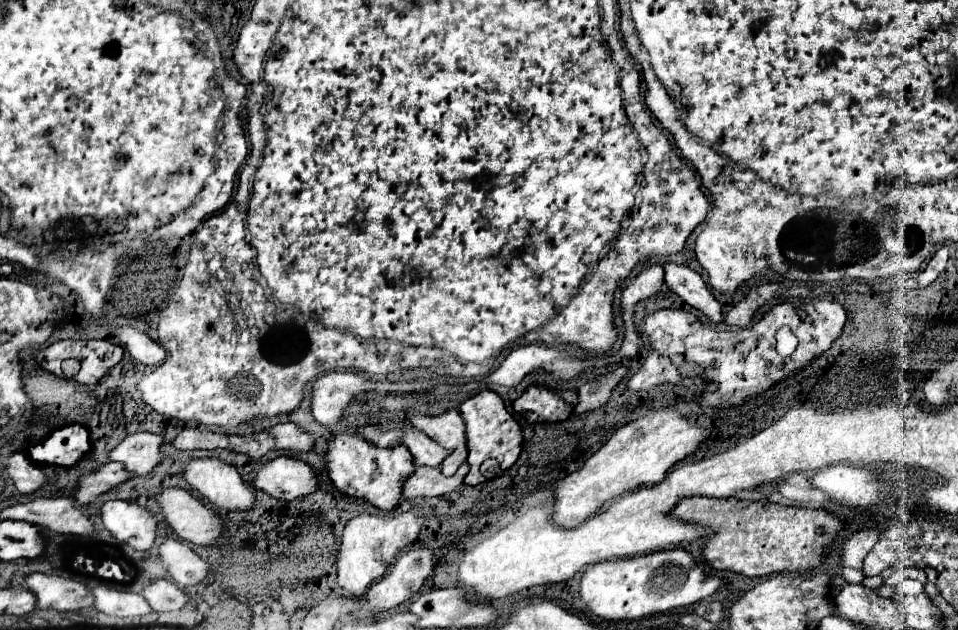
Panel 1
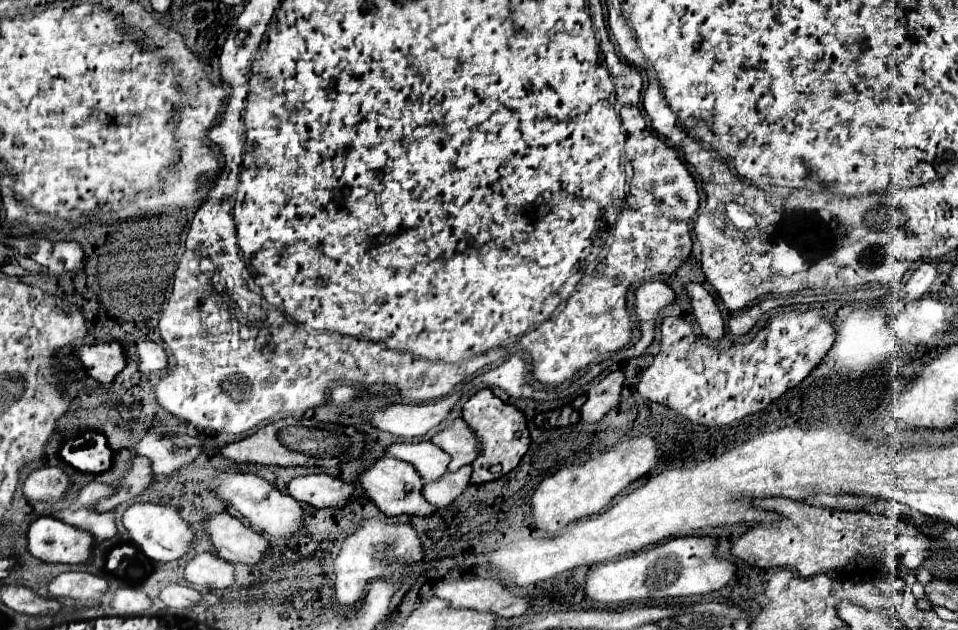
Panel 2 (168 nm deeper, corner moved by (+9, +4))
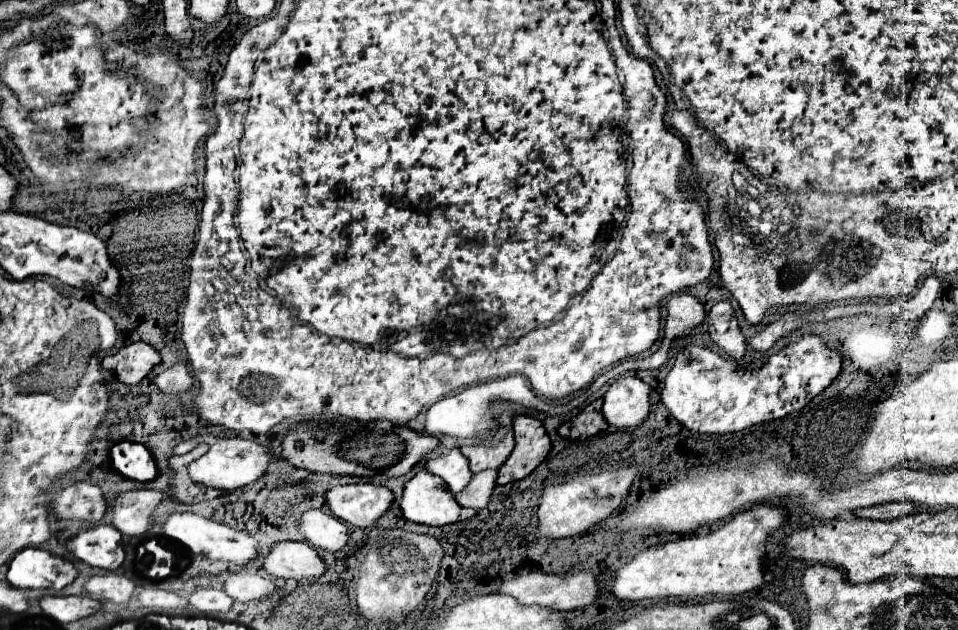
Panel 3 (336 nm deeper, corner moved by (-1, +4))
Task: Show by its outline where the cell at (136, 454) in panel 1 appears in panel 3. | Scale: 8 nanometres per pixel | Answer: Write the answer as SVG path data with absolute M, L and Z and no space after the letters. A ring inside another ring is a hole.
M197 435L197 437L189 439L189 441L181 441L179 445L175 445L173 453L183 455L183 453L191 451L199 443L207 443L211 449L209 449L207 455L199 457L197 461L187 465L189 477L195 483L201 483L205 487L217 487L217 489L223 489L223 491L233 491L233 489L239 489L239 487L243 487L247 483L253 483L255 479L261 477L261 473L267 471L267 465L273 459L271 453L263 445L259 445L255 441L223 439L223 437L211 437L211 435Z

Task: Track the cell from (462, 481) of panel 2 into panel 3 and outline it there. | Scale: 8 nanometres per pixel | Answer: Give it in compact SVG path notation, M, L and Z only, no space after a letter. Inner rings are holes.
M485 469L481 473L475 473L467 487L455 495L455 501L461 503L461 507L471 507L471 509L483 509L487 507L493 487L495 487L495 469Z

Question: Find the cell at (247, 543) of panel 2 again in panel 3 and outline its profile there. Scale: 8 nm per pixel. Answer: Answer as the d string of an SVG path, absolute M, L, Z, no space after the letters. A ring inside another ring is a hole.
M279 541L265 555L263 569L281 579L315 579L325 573L325 563L307 543Z

